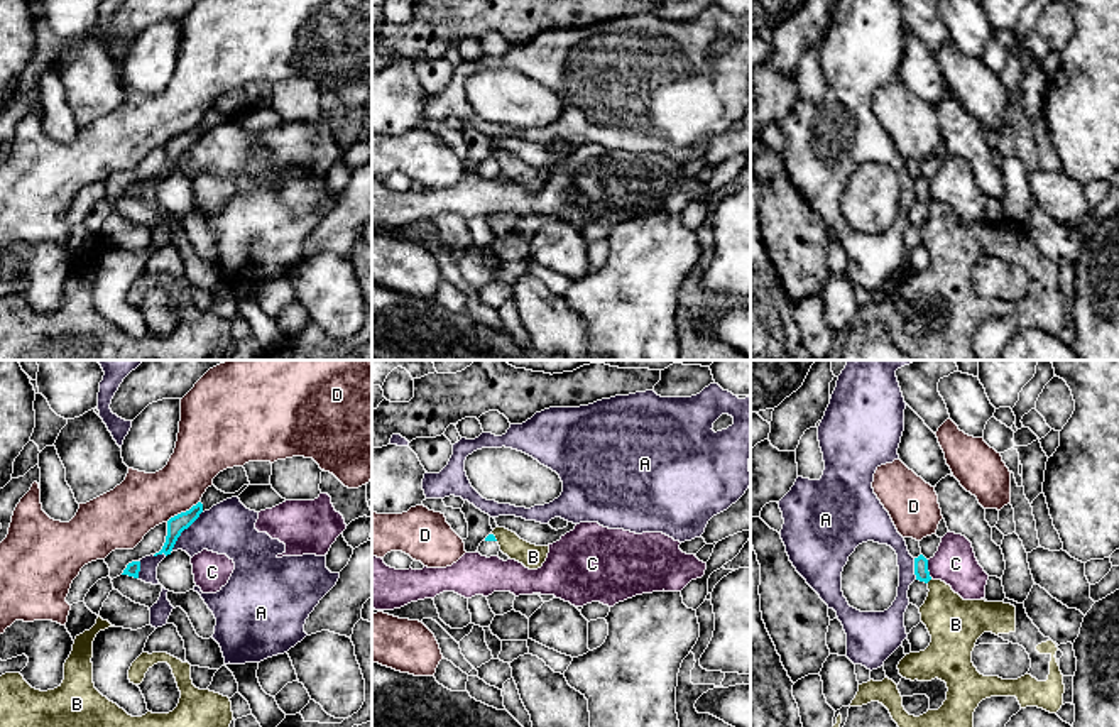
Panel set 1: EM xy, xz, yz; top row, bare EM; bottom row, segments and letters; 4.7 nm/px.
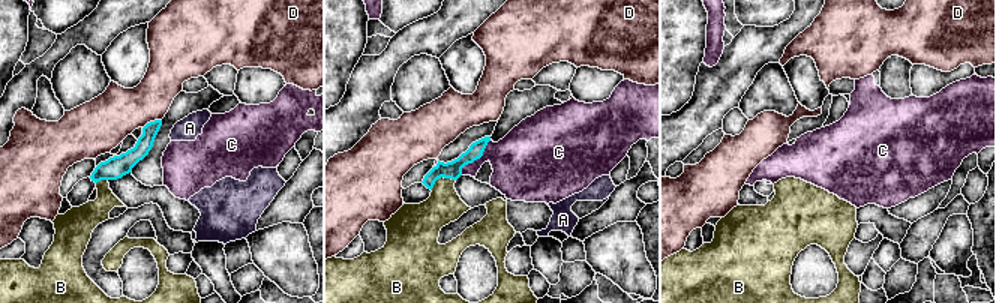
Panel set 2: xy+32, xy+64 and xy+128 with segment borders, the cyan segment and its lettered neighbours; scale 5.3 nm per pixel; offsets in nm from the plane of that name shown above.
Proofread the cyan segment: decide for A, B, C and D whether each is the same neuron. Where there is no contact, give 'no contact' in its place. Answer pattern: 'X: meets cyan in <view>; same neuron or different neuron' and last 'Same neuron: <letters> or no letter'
A: meets cyan in xy; different neuron
B: meets cyan in yz; different neuron
C: meets cyan in yz; different neuron
D: meets cyan in xy; different neuron
Same neuron: no letter

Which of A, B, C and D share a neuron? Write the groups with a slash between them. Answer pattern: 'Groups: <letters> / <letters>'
Groups: A / B / C / D

